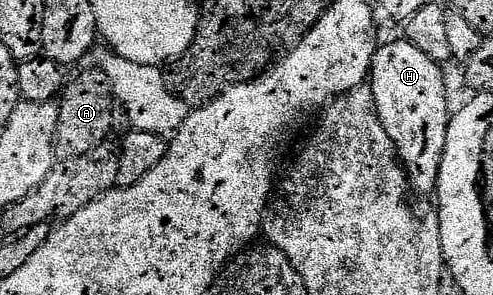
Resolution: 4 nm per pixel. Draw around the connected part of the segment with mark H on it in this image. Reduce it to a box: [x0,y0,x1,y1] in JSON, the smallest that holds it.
[370,39,450,194]

